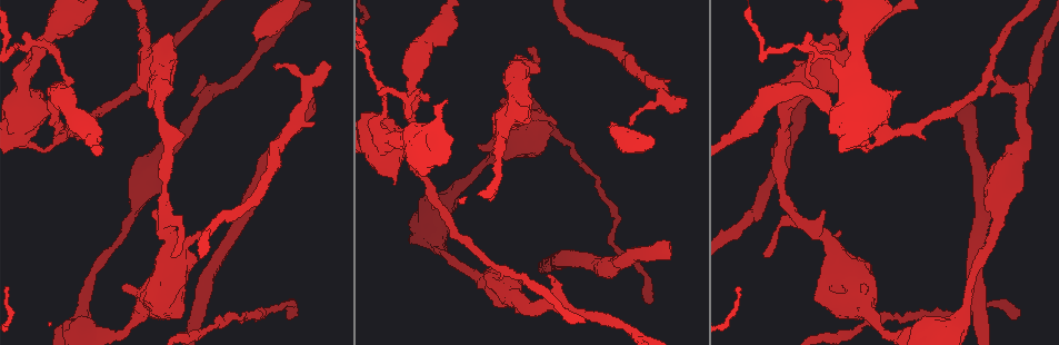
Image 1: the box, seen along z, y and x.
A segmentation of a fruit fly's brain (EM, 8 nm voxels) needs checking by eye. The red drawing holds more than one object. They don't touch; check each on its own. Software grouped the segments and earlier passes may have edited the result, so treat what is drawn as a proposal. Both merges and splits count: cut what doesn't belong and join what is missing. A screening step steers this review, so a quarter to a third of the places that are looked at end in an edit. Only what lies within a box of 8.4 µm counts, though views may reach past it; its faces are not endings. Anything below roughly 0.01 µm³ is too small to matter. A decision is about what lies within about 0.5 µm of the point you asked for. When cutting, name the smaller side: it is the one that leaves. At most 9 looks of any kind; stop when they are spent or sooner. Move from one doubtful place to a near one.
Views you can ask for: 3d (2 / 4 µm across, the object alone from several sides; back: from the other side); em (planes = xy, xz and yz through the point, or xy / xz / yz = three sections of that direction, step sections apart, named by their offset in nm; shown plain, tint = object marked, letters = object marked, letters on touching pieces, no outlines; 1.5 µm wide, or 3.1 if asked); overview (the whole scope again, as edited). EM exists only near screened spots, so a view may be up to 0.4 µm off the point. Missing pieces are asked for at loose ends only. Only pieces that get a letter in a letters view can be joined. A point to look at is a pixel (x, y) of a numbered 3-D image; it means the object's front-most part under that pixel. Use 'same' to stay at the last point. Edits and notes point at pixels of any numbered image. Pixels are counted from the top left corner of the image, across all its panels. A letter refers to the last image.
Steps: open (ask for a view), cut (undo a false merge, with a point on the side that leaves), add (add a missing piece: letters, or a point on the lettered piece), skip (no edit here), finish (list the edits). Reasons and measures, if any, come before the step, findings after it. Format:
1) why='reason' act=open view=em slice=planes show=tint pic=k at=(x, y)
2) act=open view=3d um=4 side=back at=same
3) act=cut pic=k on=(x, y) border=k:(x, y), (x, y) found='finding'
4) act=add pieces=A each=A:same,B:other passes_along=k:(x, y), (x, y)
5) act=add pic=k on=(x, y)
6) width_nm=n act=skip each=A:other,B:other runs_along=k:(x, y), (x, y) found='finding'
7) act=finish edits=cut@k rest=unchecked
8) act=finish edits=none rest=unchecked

why='arms part here' act=open view=3d um=4 pic=1 at=(28, 47)

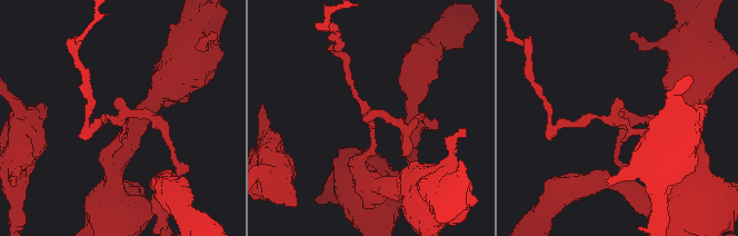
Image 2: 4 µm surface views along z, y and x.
act=open view=em slice=planes show=letters pic=2 at=(372, 117)

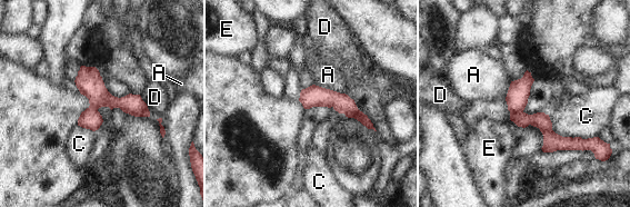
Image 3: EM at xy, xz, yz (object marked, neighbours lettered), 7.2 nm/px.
act=cut pic=3 on=(517, 98) each=A:other,C:other,D:other,E:other part_leaving=3:(82, 69), (109, 100), (147, 114) found='a second neuron is stuck on'

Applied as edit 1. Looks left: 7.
why='see it whole again' act=open view=overview

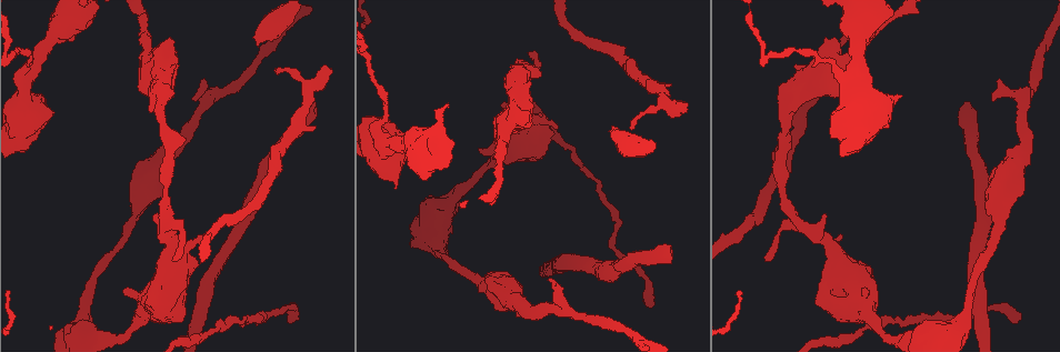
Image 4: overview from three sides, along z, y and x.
why='free end' act=open view=3d um=4 pic=4 at=(841, 45)

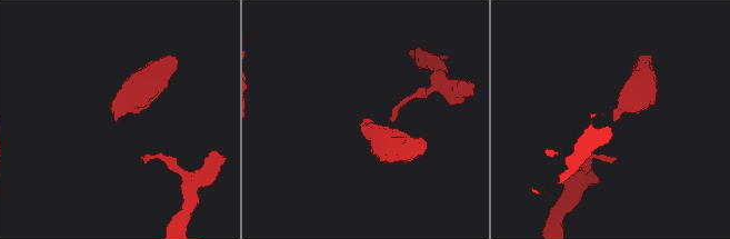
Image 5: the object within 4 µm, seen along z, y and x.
why='now the EM' act=open view=em slice=xy step=4 show=letters pic=5 at=(614, 118)

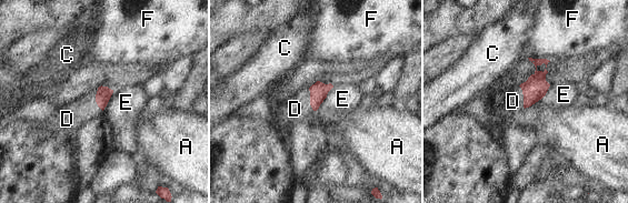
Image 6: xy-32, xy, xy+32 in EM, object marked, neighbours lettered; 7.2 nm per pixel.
act=open view=em slice=planes show=letters at=same

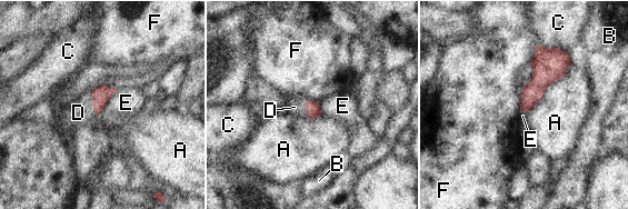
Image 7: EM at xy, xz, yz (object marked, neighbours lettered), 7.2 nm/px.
act=add pic=7 on=(78, 112) each=A:other,B:other,C:other,D:same,E:other,F:other found='the neuron continues'

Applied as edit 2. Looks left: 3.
act=open view=overview

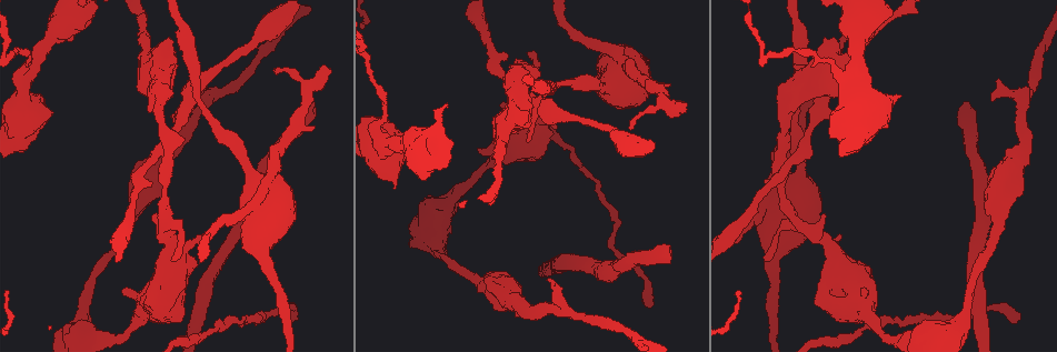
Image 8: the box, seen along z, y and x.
why='branch stops here' act=open view=3d um=2 pic=8 at=(324, 64)

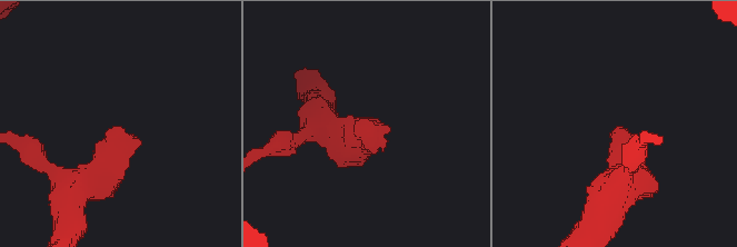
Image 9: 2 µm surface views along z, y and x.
act=open view=em slice=planes show=letters pic=9 at=(121, 127)

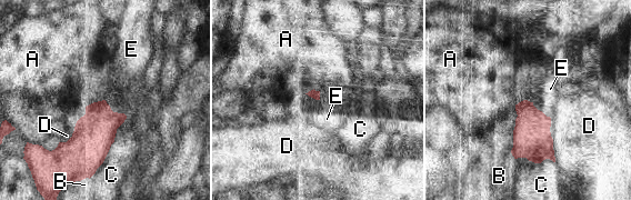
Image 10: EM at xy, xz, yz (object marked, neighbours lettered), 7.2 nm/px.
longest_contact=C:360nm act=add pic=10 on=(550, 89) each=A:other,B:other,C:other,D:other,E:same found='it goes on there'

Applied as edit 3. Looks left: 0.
act=finish edits=cut@3,add@7,add@10 rest=unchecked

